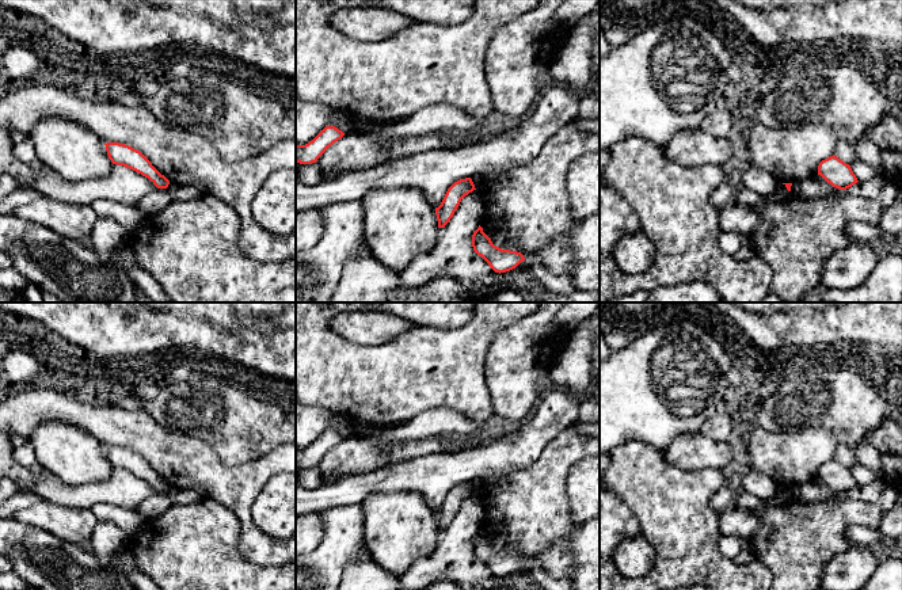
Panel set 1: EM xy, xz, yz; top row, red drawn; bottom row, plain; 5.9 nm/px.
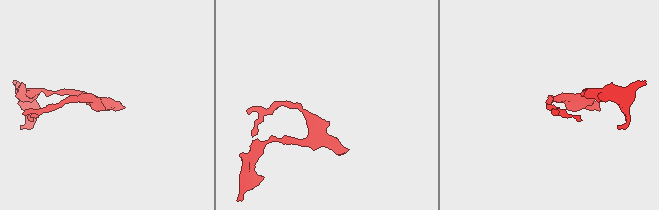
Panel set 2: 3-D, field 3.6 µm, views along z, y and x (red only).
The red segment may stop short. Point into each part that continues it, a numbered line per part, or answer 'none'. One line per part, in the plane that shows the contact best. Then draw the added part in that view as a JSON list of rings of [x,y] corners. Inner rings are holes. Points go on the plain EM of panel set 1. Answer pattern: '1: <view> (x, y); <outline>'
none

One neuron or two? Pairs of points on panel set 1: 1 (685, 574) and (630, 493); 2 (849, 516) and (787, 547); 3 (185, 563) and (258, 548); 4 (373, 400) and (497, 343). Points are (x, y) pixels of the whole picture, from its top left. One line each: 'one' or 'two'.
1: one
2: one
3: two
4: one

